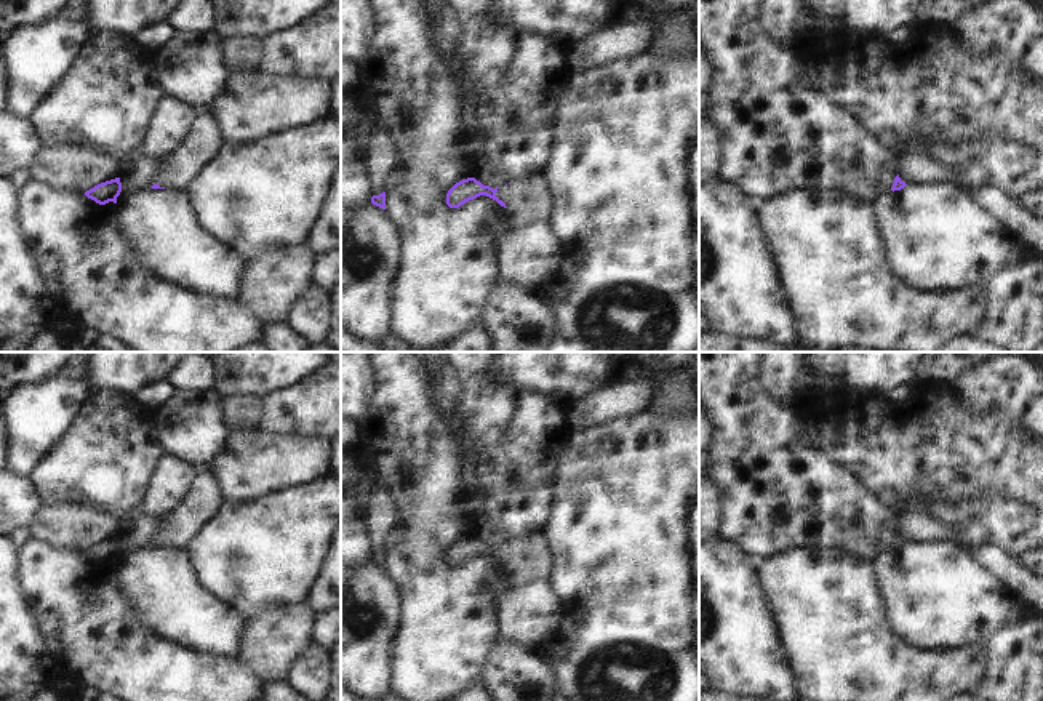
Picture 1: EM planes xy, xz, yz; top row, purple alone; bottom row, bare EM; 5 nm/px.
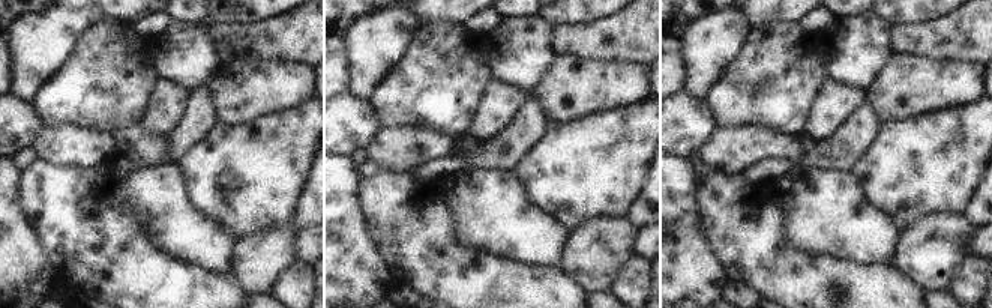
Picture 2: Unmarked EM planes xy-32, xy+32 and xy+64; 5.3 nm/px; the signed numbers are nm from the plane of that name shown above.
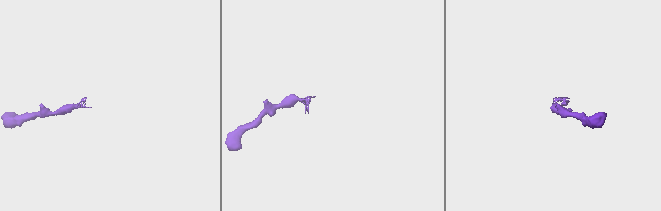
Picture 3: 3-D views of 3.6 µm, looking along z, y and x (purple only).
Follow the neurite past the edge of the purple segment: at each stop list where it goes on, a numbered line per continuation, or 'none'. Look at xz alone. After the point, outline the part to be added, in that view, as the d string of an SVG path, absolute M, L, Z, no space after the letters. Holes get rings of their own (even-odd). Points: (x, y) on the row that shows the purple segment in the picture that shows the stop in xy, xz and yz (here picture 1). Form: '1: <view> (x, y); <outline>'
1: xz (383, 156); M378 110L373 117L376 118L376 123L371 130L371 144L366 152L365 165L370 173L371 194L379 195L386 192L390 174L398 165L398 149L384 128Z
2: xz (531, 253); M537 173L498 189L510 213L510 230L502 235L501 278L544 286L561 272L565 243L555 234L552 216L555 197L547 173Z

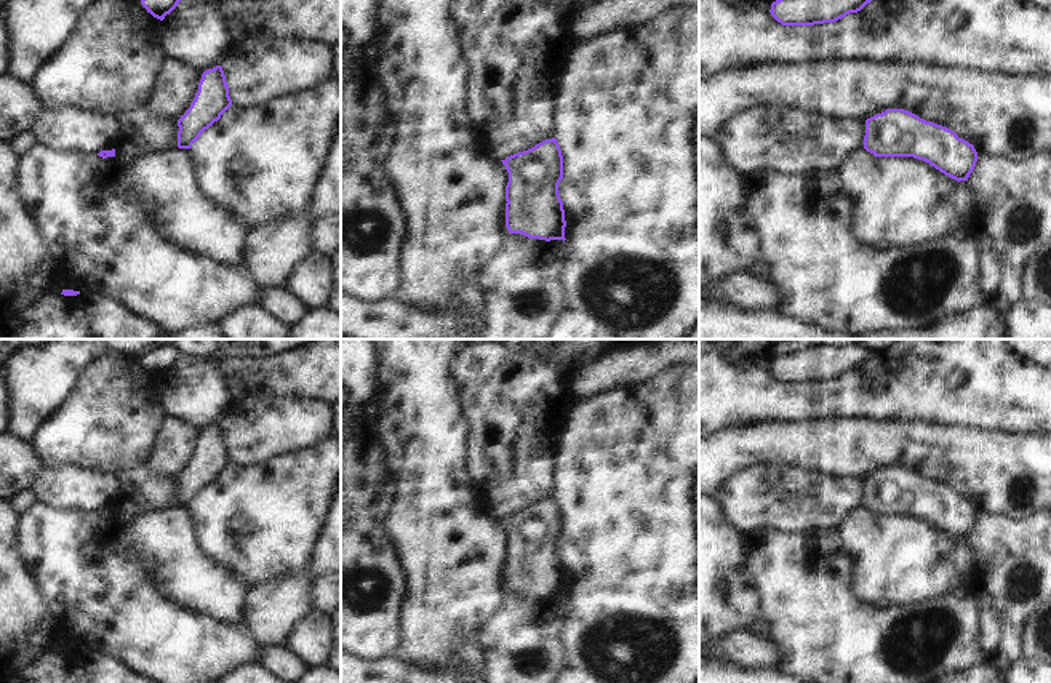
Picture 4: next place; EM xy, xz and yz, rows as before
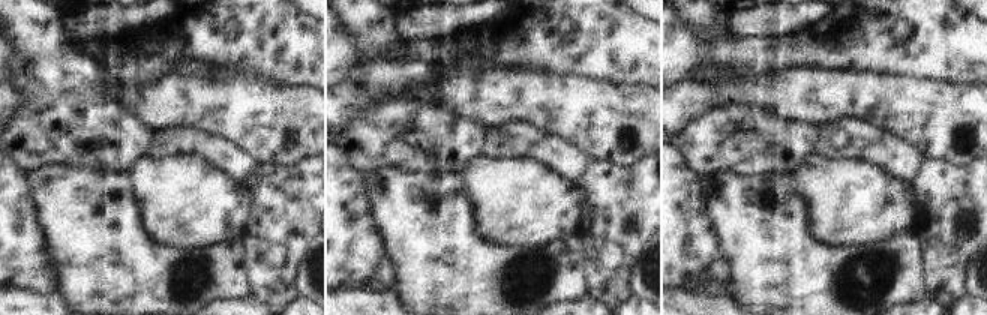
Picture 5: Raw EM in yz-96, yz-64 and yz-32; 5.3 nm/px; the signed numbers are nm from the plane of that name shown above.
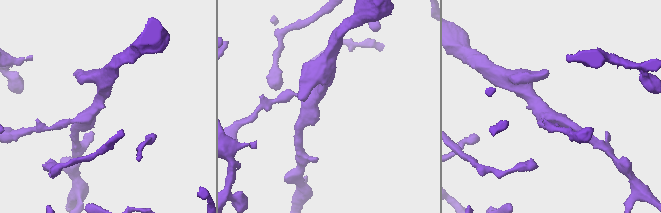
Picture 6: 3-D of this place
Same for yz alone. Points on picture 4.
none

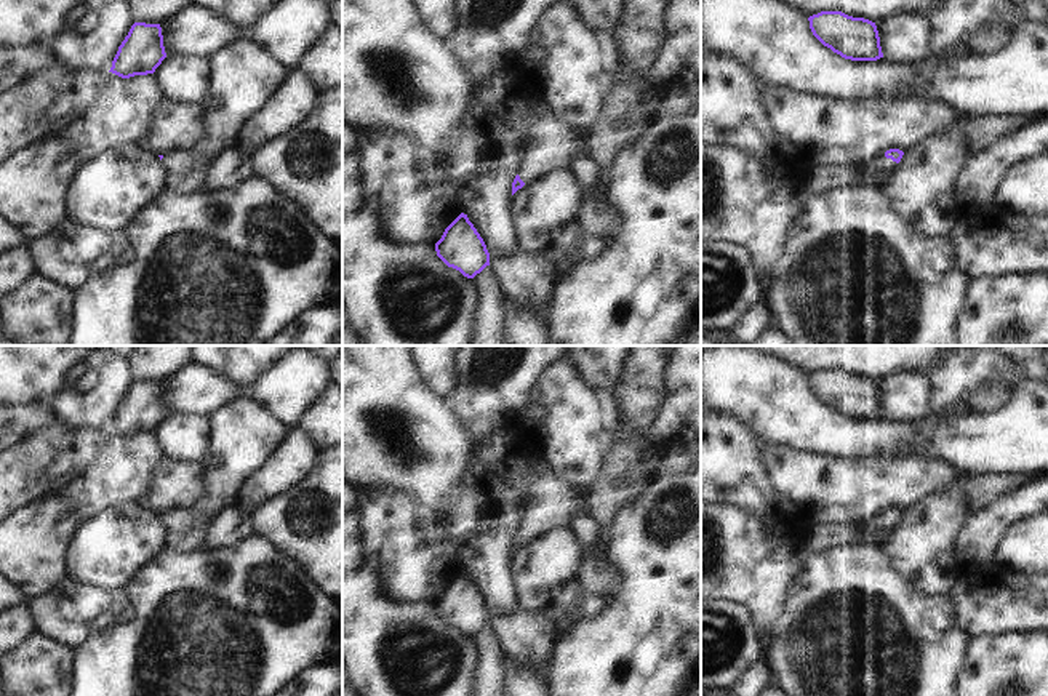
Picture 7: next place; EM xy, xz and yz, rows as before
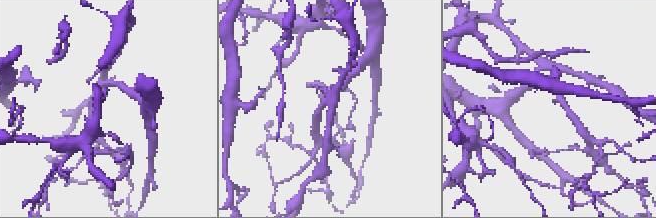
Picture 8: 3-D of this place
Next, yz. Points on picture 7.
1: yz (821, 178); M885 155L867 163L856 165L813 165L810 173L800 179L806 194L821 195L827 190L840 187L862 187L870 170L878 173L891 173L899 163Z

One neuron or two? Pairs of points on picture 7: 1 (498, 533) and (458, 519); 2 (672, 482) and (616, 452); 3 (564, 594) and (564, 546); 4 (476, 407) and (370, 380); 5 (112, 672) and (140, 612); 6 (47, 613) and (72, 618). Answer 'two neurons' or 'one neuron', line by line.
1: one neuron
2: two neurons
3: one neuron
4: two neurons
5: one neuron
6: one neuron

